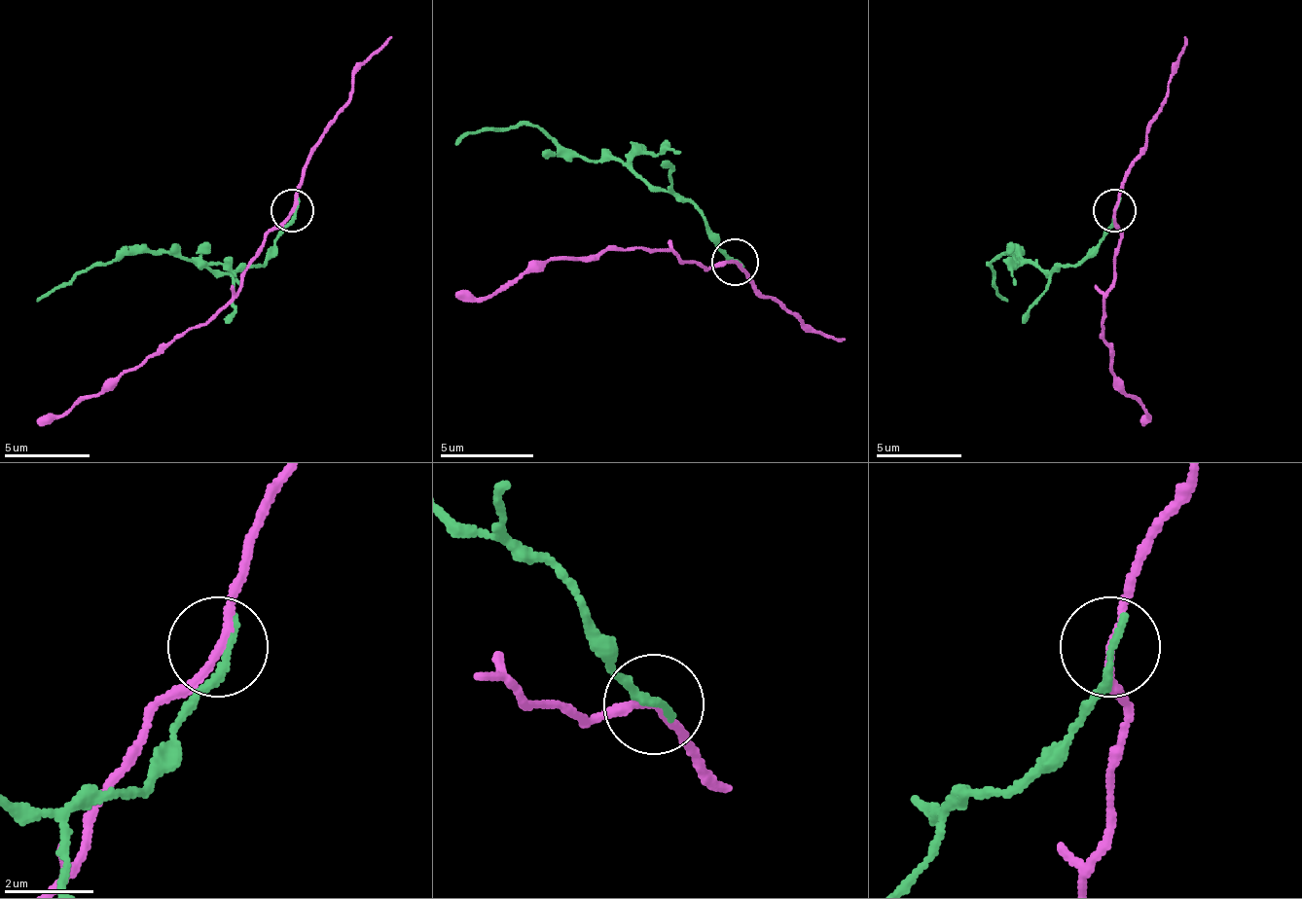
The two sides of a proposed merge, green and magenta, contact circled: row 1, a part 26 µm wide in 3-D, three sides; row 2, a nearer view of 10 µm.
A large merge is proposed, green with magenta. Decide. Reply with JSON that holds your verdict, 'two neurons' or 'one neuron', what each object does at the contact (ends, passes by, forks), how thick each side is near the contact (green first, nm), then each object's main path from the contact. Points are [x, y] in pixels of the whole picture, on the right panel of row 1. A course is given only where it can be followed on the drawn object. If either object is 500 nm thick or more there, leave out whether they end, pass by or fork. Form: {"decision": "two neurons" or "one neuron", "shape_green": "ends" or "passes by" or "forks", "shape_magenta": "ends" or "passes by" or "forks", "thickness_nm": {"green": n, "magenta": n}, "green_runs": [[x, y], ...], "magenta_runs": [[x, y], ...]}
{"decision": "two neurons", "shape_green": "ends", "shape_magenta": "passes by", "thickness_nm": {"green": 220, "magenta": 160}, "green_runs": [[1115, 211], [1115, 224], [1081, 258], [1051, 270], [1017, 254], [999, 254], [992, 262], [992, 283], [1008, 301]], "magenta_runs": [[1115, 211], [1120, 236], [1115, 283], [1103, 297], [1103, 322], [1111, 374], [1145, 412], [1141, 424]]}

